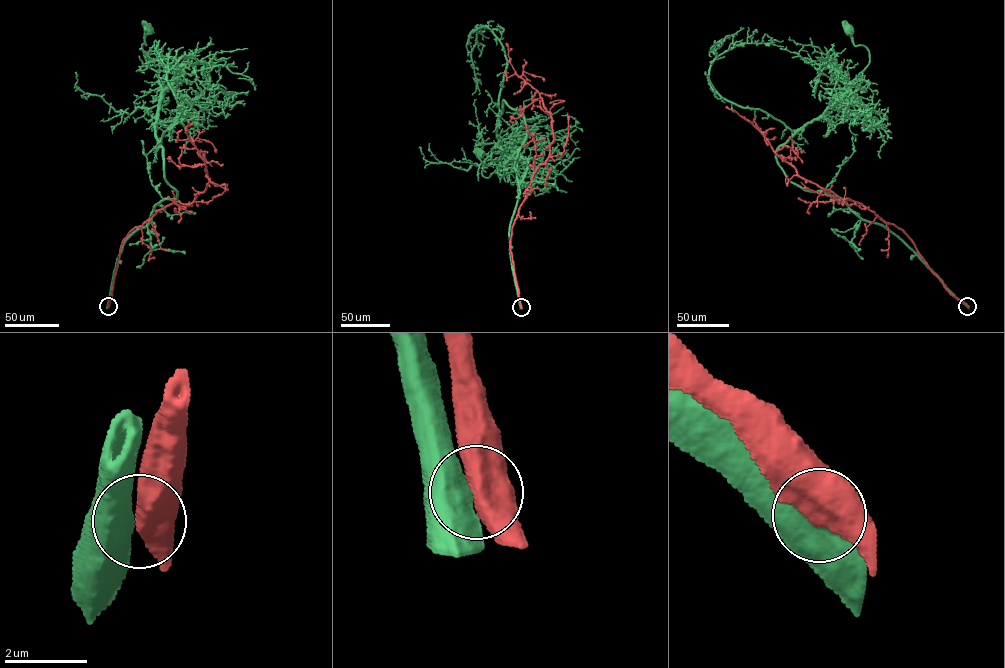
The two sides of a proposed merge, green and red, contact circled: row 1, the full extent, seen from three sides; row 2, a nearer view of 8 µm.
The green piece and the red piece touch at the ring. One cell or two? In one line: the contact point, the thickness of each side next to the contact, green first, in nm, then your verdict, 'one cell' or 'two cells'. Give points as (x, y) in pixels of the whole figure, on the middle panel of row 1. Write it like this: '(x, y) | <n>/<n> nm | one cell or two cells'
(521, 307) | 800/750 nm | two cells

